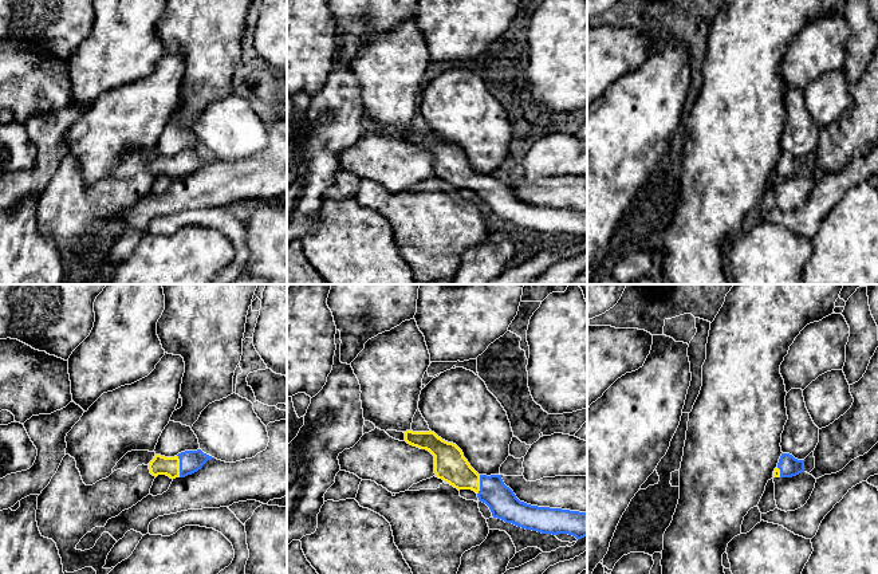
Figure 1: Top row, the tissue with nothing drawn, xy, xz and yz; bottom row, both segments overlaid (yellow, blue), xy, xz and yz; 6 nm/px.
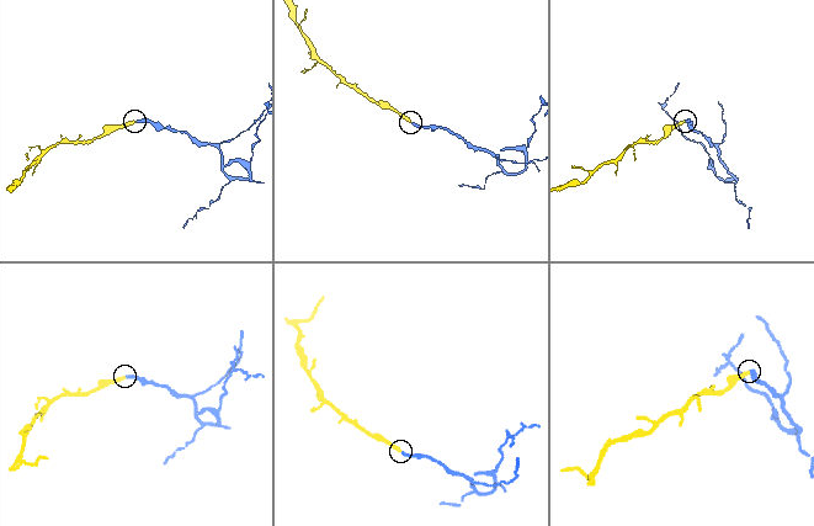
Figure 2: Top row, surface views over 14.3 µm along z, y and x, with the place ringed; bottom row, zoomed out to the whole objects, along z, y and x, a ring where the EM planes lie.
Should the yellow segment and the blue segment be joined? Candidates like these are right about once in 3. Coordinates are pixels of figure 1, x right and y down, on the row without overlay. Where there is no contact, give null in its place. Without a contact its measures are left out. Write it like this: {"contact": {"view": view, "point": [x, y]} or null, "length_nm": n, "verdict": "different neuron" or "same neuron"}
{"contact": {"view": "xy", "point": [178, 165]}, "length_nm": 140, "verdict": "same neuron"}

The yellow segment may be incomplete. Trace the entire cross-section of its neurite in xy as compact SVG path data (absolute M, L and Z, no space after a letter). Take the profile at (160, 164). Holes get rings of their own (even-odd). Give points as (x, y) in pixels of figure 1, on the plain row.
M201 149L185 150L174 157L155 154L149 164L153 176L166 174L170 178L185 177L202 168L202 165L214 157L204 153Z

